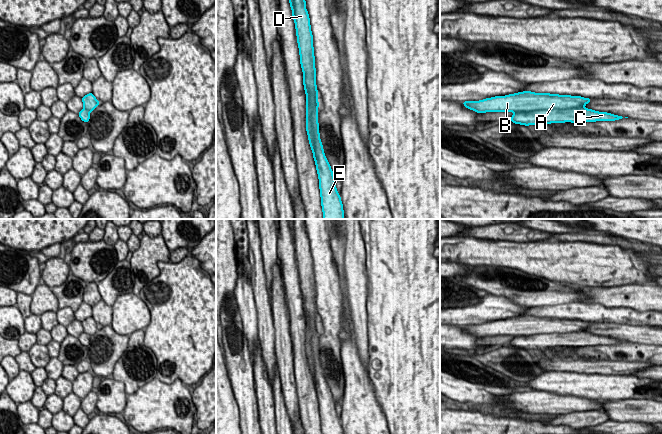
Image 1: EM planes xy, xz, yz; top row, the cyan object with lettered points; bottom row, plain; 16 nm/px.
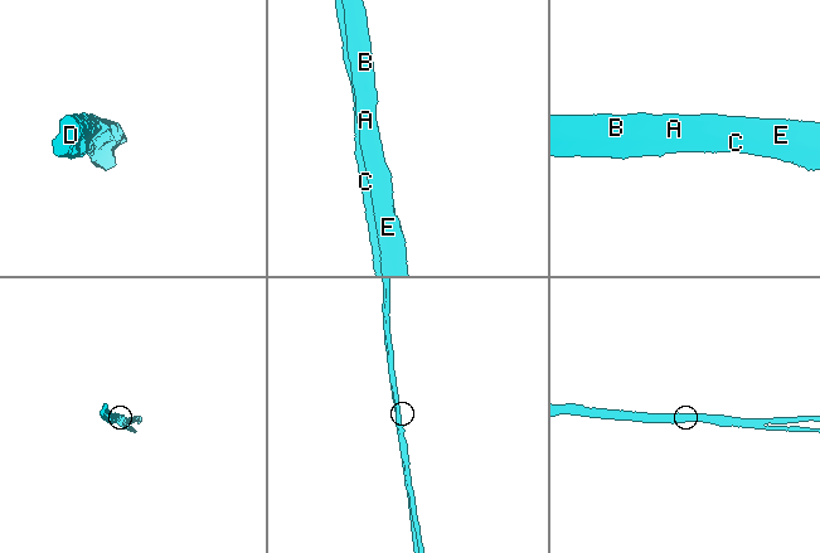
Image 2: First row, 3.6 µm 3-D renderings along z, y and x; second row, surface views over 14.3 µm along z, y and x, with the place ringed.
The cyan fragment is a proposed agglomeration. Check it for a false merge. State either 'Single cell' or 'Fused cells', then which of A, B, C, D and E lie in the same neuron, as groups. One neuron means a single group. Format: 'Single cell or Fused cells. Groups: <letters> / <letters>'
Fused cells. Groups: A B D E / C

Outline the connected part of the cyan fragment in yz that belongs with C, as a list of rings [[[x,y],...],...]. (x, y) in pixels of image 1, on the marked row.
[[[583,107],[515,112],[511,117],[511,122],[525,126],[535,125],[543,127],[551,123],[615,121],[622,118],[622,116]]]

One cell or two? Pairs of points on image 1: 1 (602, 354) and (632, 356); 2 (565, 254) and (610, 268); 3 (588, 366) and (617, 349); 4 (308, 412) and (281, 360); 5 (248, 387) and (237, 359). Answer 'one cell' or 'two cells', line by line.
1: one cell
2: one cell
3: two cells
4: two cells
5: one cell

